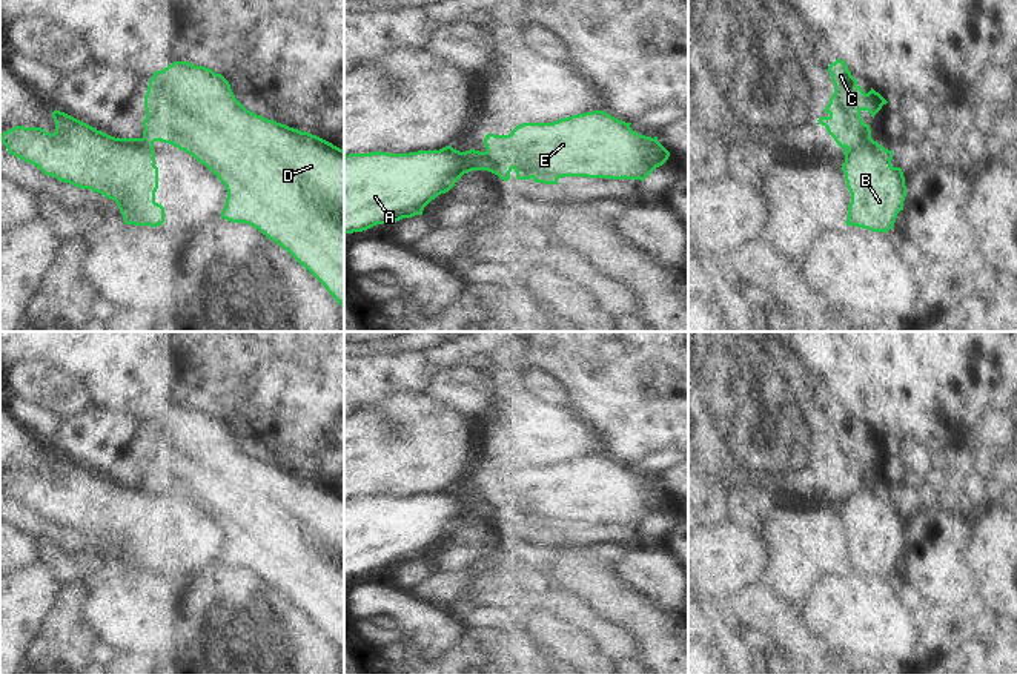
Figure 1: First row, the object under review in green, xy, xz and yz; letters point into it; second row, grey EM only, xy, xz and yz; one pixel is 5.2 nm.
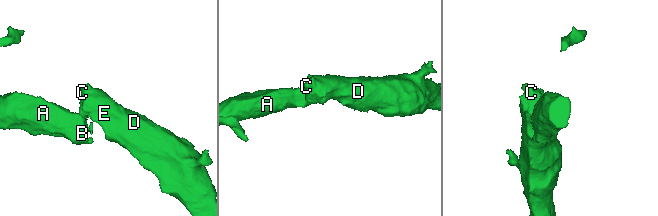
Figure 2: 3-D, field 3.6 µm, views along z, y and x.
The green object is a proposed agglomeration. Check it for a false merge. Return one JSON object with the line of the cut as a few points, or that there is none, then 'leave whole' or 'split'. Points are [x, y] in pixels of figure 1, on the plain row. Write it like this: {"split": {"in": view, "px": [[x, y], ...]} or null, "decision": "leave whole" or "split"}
{"split": null, "decision": "leave whole"}

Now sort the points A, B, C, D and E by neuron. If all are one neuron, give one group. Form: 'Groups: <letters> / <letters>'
Groups: A B C D E

